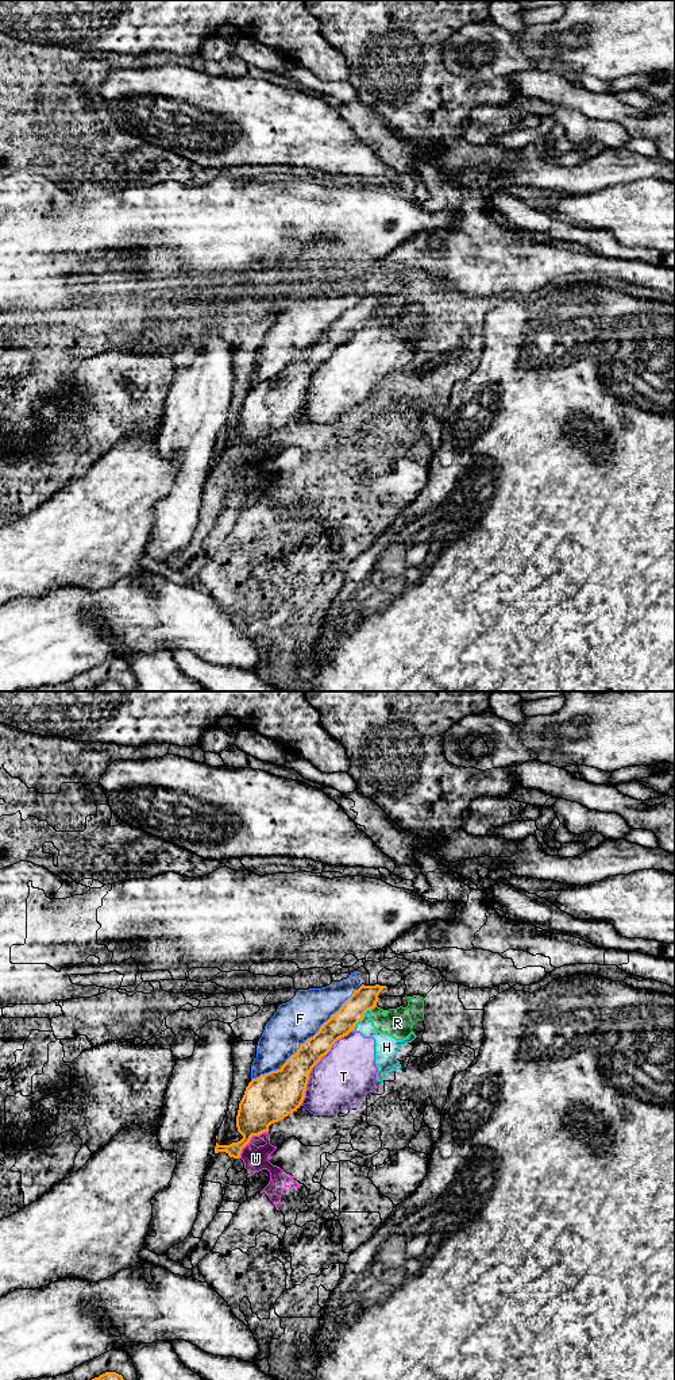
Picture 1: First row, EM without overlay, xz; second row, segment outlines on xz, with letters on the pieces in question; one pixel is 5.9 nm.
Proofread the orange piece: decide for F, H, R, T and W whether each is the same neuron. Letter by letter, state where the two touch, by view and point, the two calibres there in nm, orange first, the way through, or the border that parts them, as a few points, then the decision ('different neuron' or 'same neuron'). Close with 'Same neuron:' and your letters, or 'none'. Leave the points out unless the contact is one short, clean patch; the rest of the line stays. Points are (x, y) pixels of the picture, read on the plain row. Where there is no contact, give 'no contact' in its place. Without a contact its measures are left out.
F: xz (305, 350) | 190/260 nm | different neuron
H: xz (362, 327) | 150/140 nm | along xz (370, 317), (353, 338) | different neuron
R: xz (373, 316) | 150/170 nm | along xz (375, 313), (370, 317) | different neuron
T: xz (315, 373) | 260/340 nm | different neuron
W: xz (250, 447) | 280/150 nm | different neuron
Same neuron: none

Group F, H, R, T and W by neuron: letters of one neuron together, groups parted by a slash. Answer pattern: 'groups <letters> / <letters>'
groups F / H R T / W

